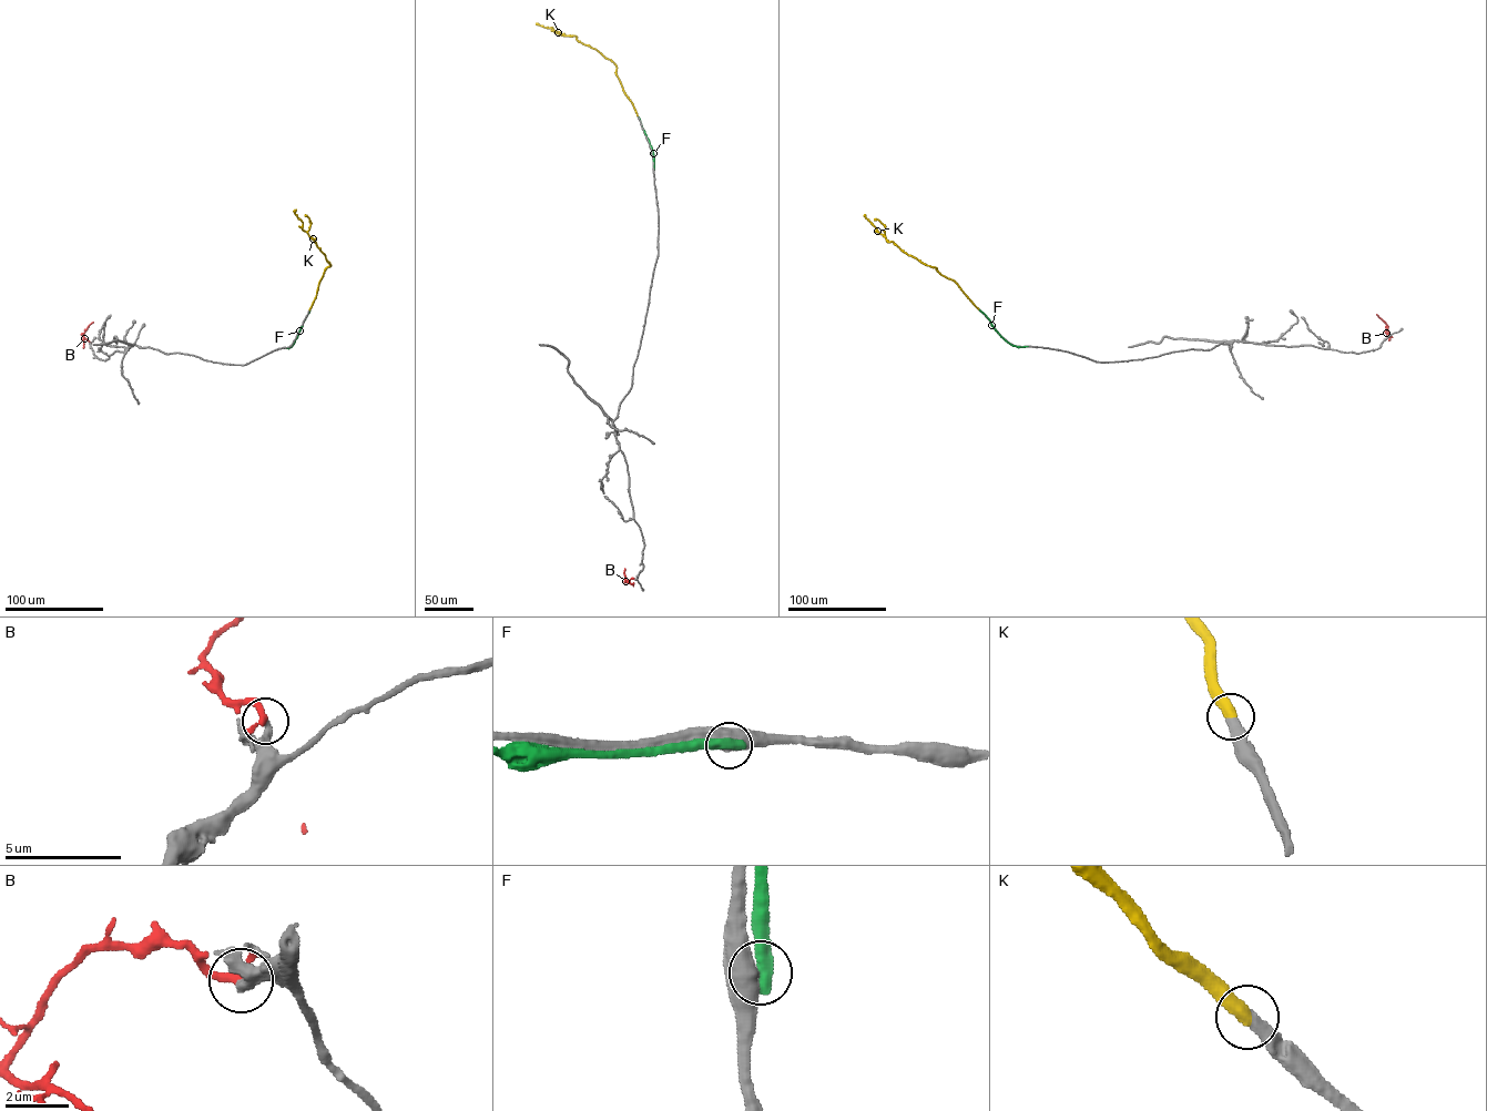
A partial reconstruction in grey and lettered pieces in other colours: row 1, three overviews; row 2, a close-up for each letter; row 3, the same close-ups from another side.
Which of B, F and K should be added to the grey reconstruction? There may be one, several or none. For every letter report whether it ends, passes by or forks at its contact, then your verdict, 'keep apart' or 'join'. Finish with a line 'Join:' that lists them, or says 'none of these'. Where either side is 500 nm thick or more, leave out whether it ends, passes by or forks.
B: it ends; keep apart
F: keep apart
K: it ends; join
Join: K

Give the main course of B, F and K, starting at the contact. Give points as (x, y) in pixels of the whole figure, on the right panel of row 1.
B: (1387, 334), (1387, 326), (1376, 314)
F: (1027, 346), (1008, 343), (979, 309)
K: (979, 309), (955, 282), (888, 242), (865, 214)

